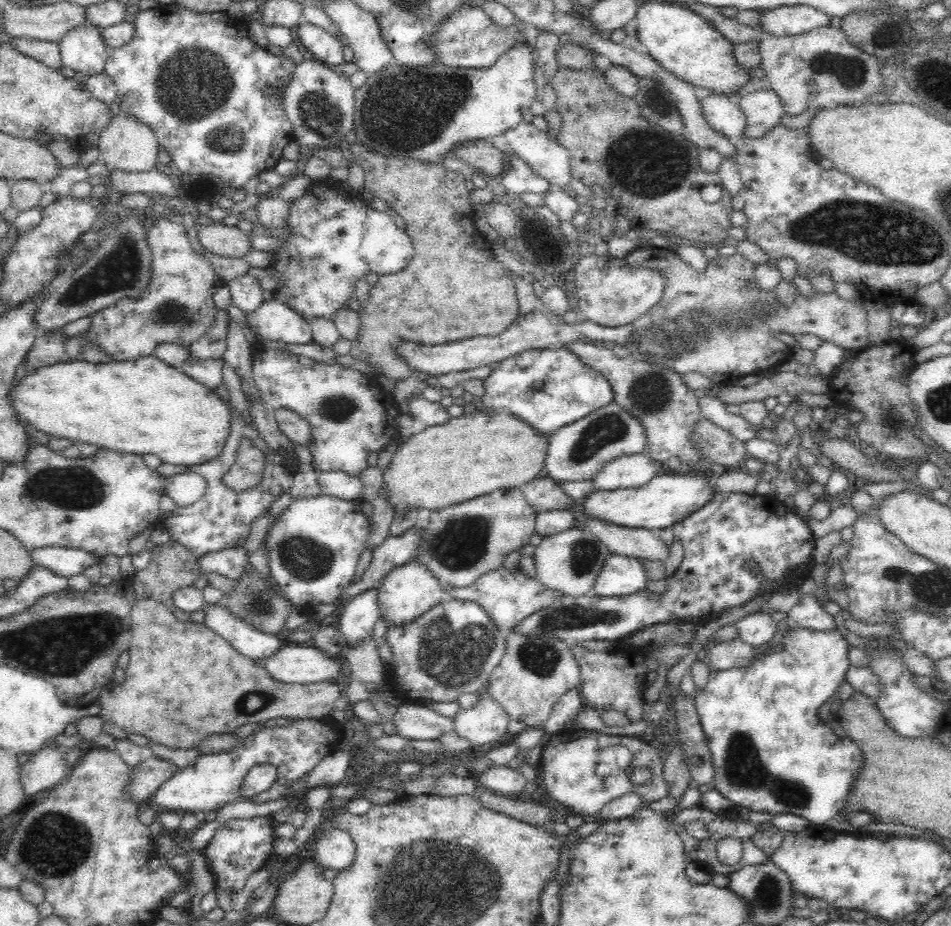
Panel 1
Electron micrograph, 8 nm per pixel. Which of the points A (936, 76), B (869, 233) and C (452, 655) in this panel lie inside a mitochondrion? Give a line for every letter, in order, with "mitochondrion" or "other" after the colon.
A: other
B: mitochondrion
C: mitochondrion

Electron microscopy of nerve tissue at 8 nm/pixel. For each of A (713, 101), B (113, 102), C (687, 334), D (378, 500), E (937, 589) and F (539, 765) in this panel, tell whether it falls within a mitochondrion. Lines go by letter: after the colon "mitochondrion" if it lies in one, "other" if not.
A: other
B: other
C: mitochondrion
D: other
E: mitochondrion
F: other

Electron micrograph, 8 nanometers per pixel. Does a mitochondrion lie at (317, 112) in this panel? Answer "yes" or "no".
yes

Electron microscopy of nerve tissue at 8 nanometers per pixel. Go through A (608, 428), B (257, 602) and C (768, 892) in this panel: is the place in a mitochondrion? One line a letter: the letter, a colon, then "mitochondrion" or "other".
A: mitochondrion
B: mitochondrion
C: mitochondrion

